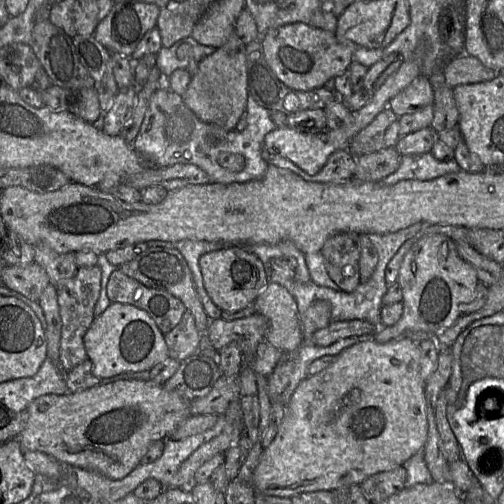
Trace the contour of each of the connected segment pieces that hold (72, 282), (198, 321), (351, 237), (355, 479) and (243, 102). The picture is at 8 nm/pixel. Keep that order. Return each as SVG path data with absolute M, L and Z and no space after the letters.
M94 265L78 268L76 274L55 285L61 318L61 340L59 367L64 374L88 359L84 346L84 336L95 319L94 309L100 295L101 269Z
M152 247L142 252L129 262L118 267L125 275L135 279L148 288L164 290L178 298L195 319L196 328L202 335L206 332L209 322L201 300L197 294L192 272L183 257L175 247Z
M338 232L324 243L321 254L329 277L342 291L352 292L361 283L361 238L356 232Z
M403 336L387 343L378 343L373 338L364 338L339 353L335 361L326 369L303 379L286 406L285 415L275 438L262 451L253 474L254 488L265 495L292 498L306 492L331 491L351 485L361 485L370 476L402 467L411 457L424 451L428 439L428 419L425 397L426 381L421 376L420 360L419 344L410 337Z
M235 31L223 46L201 60L182 97L186 106L202 122L219 124L227 131L236 129L239 119L247 108L248 83L246 45Z

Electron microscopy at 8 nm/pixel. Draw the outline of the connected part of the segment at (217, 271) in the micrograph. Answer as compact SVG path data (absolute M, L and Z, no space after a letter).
M228 245L203 254L199 266L209 297L222 311L237 312L253 304L269 282L263 262L248 247L240 245Z

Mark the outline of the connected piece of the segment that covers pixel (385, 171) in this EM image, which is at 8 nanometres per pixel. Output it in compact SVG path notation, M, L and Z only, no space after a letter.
M386 147L356 157L353 178L366 182L379 182L397 170L401 157L395 147Z

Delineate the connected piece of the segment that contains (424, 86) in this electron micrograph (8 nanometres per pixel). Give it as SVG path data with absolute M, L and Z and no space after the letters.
M420 74L406 88L391 98L387 104L398 116L412 114L434 104L434 91L428 77Z

